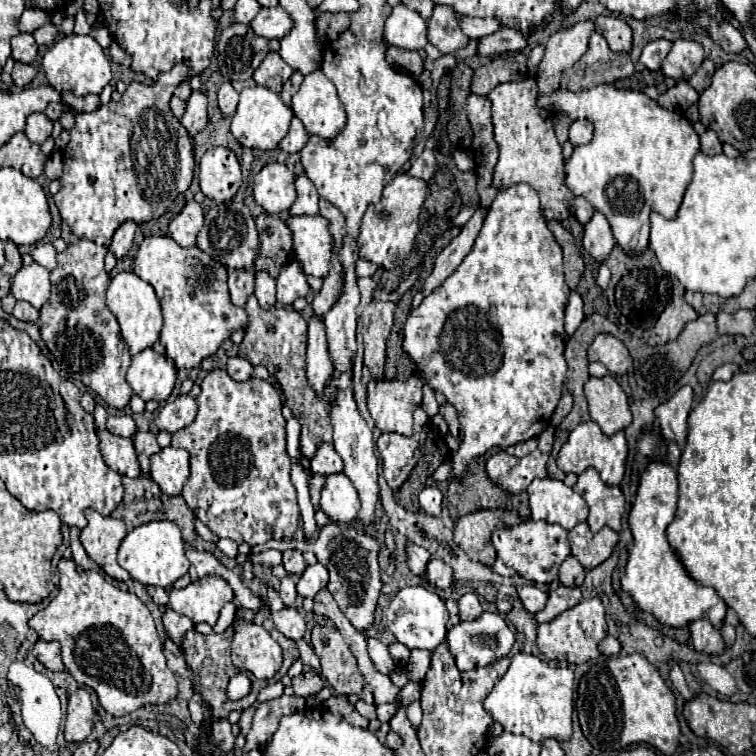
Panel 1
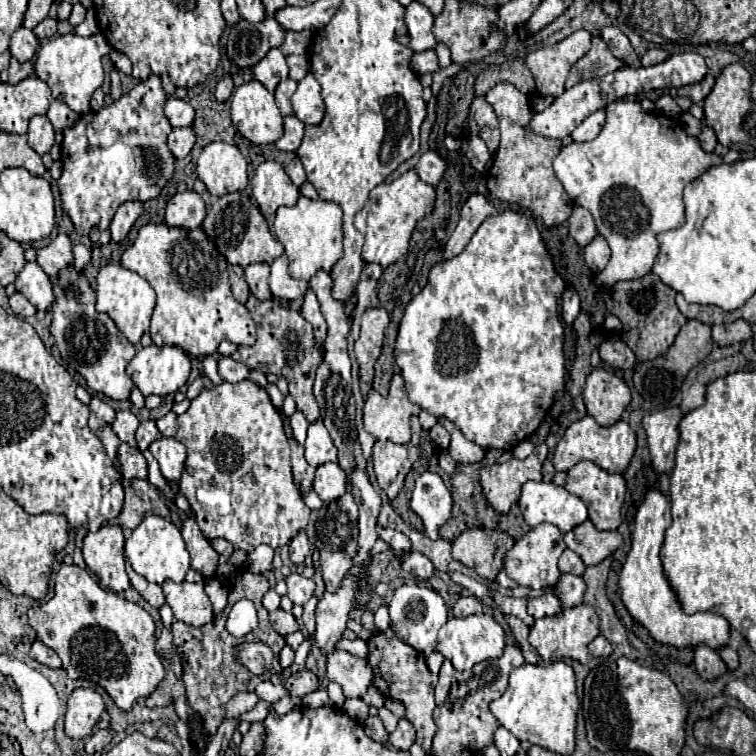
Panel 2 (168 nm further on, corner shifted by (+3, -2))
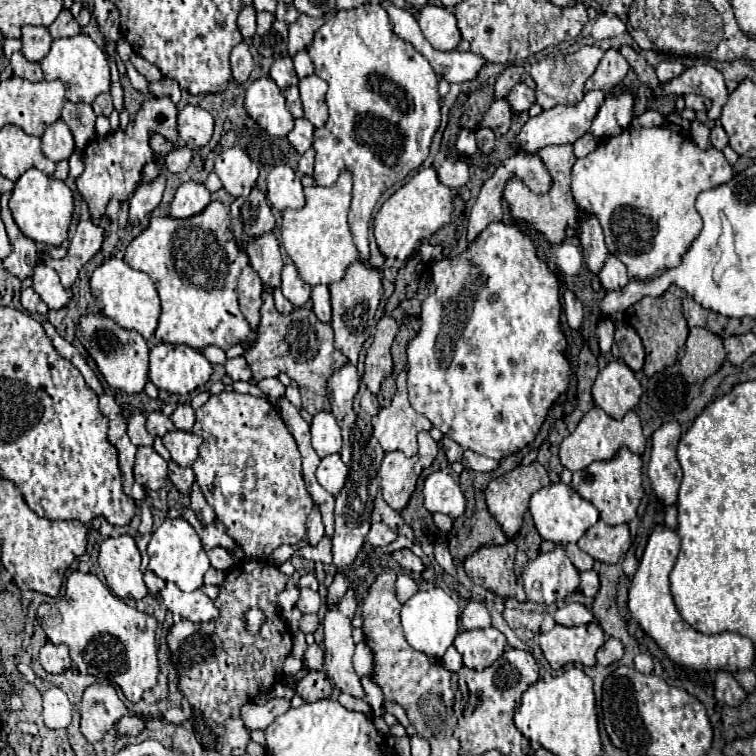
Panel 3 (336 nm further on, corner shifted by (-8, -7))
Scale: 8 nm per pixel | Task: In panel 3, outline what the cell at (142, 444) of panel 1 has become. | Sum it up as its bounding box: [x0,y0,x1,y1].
[147,411,175,437]

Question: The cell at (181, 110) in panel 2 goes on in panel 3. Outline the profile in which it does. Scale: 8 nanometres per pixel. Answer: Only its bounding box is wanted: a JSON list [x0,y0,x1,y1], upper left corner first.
[177,105,213,151]

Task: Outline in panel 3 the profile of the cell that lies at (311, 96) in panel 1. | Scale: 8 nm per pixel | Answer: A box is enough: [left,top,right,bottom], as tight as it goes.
[299,75,327,127]

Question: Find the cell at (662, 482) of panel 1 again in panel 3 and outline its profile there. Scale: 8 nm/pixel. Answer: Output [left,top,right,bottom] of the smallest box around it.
[629,527,755,671]

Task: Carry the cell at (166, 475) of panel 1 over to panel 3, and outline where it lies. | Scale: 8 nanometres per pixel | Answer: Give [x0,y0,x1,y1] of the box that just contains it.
[163,429,203,467]

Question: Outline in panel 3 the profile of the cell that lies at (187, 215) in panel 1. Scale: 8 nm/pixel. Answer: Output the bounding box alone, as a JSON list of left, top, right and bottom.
[171,181,211,217]

